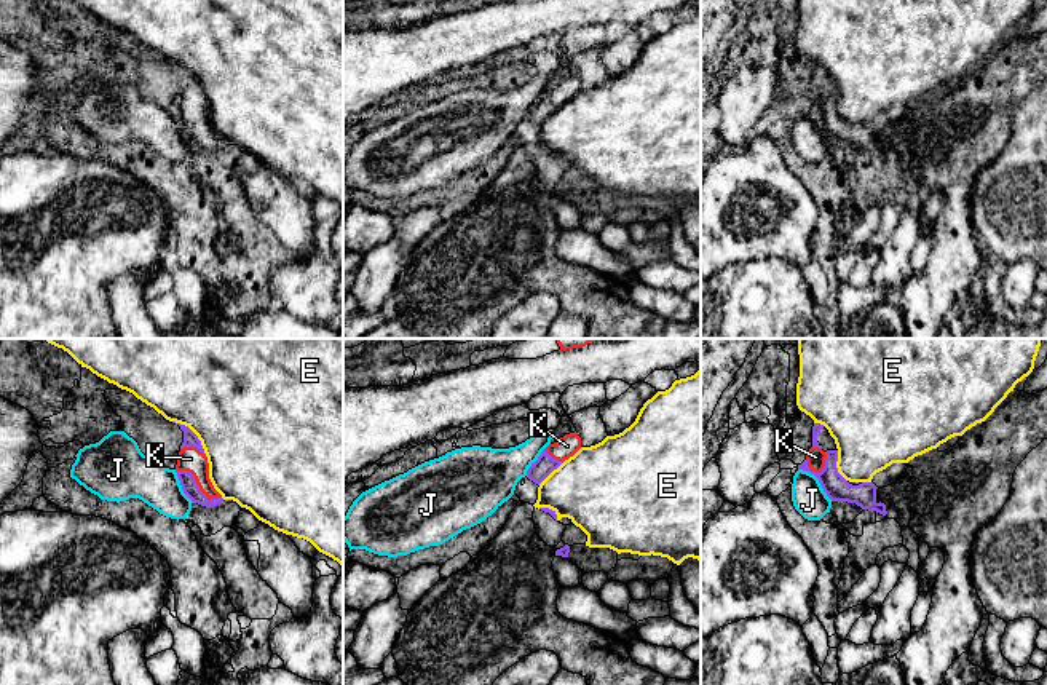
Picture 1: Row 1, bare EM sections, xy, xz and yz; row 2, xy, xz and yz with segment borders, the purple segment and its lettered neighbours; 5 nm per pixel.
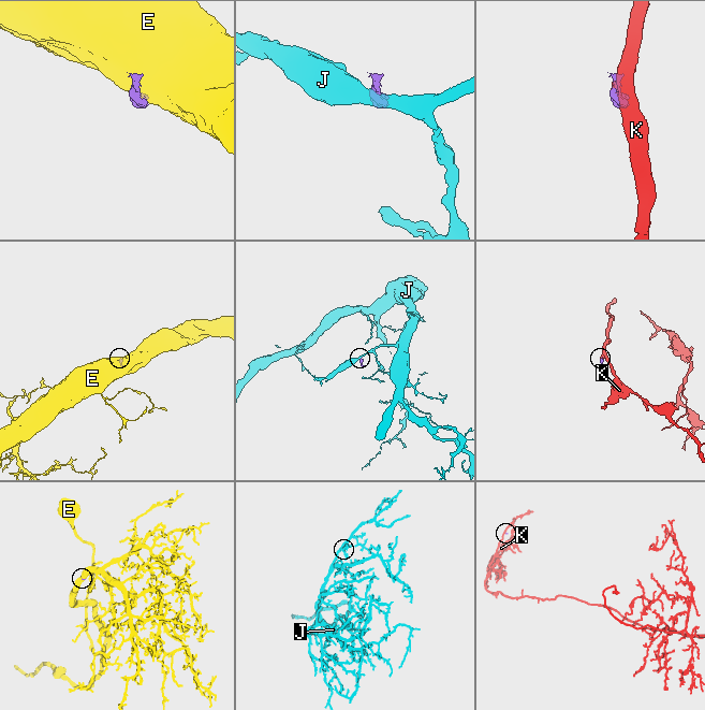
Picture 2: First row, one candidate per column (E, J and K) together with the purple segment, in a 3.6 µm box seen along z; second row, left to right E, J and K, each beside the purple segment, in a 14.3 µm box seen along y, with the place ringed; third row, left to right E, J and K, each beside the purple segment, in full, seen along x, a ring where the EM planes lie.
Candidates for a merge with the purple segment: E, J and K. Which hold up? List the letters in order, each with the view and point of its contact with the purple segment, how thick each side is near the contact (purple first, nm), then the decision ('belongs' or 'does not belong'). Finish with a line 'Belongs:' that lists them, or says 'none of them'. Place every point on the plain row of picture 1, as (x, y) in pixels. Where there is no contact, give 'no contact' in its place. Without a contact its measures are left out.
E: contact xy (193, 75); calibres 80 and 480 nm; does not belong
J: contact yz (819, 123); calibres 120 and 170 nm; does not belong
K: contact xy (197, 128); calibres 80 and 120 nm; belongs
Belongs: K

